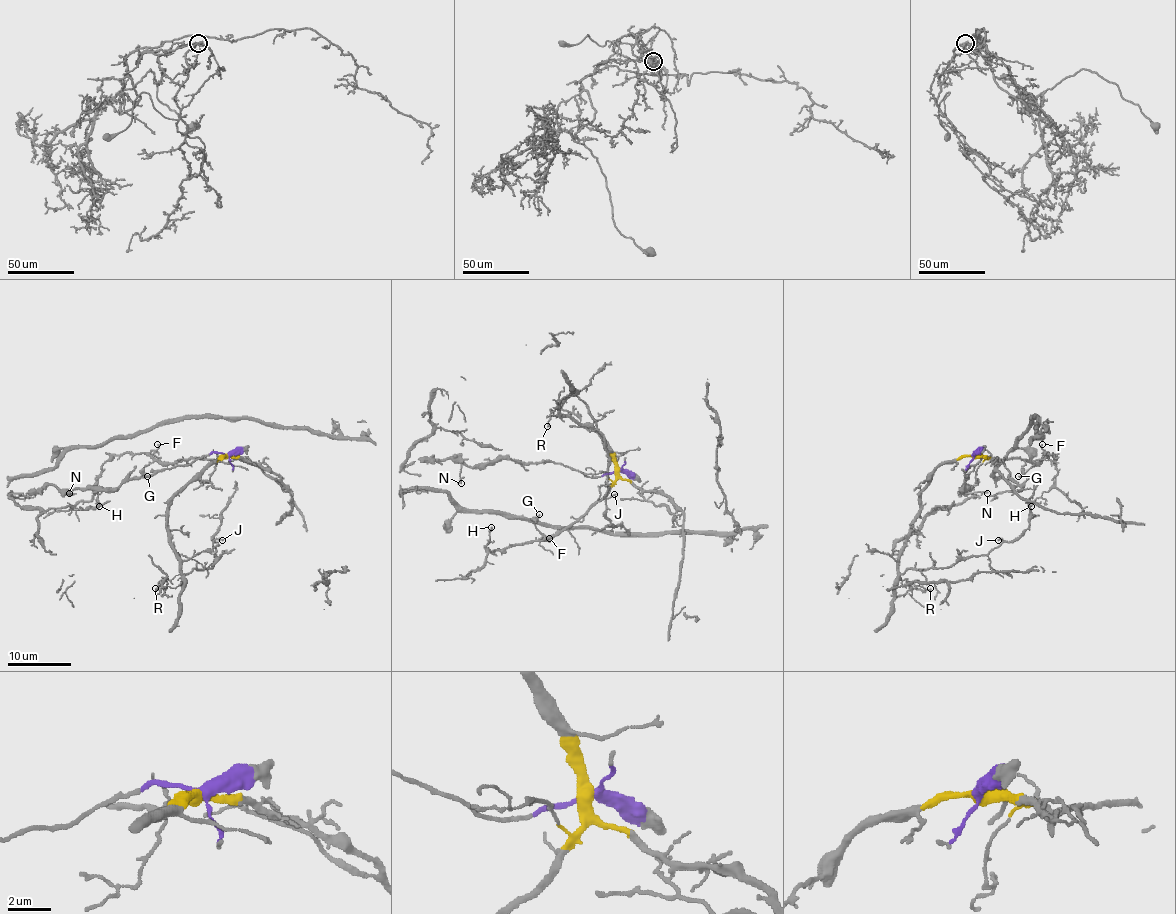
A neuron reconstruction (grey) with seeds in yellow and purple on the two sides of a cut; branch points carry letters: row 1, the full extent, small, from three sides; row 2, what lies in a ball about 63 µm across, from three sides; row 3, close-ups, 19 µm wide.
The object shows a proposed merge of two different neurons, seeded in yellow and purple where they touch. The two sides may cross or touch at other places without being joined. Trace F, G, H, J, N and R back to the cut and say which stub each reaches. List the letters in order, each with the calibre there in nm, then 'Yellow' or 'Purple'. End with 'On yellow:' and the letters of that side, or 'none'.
F: Thickness 130 nm. Yellow
G: Thickness 150 nm. Yellow
H: Thickness 120 nm. Yellow
J: Thickness 140 nm. Yellow
N: Thickness 150 nm. Purple
R: Thickness 120 nm. Yellow
On yellow: F, G, H, J, R

